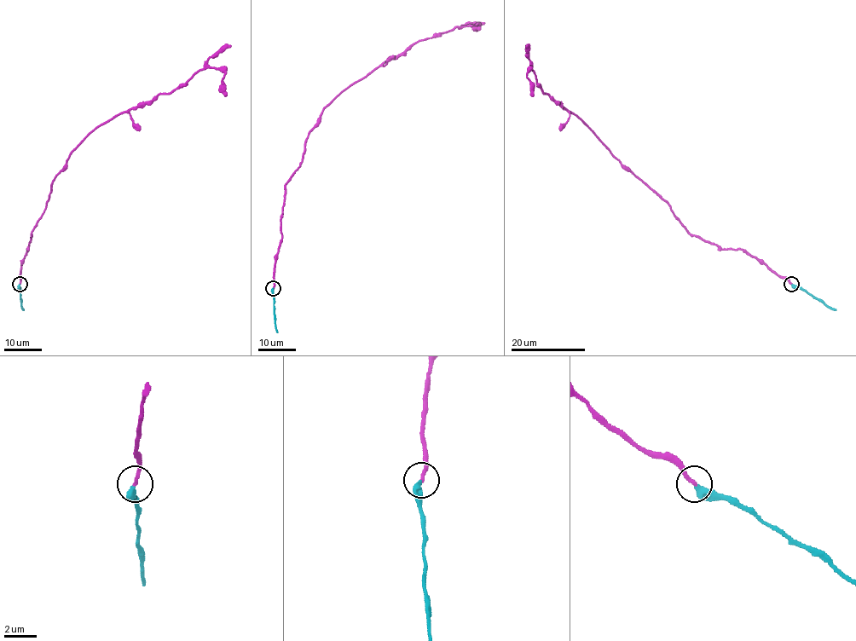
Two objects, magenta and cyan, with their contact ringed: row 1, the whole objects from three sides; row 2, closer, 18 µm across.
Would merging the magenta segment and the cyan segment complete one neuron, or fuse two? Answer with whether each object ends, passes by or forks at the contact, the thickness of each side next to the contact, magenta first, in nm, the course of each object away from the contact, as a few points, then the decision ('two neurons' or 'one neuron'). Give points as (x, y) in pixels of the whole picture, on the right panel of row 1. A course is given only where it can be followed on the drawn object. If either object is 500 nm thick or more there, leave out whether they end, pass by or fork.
magenta ends; cyan ends; calibres 240 and 400 nm; course magenta (792, 284), (742, 249), (721, 249), (692, 235), (575, 114), (543, 93), (529, 68), (533, 95); course cyan (792, 285), (802, 287), (835, 310); one neuron

